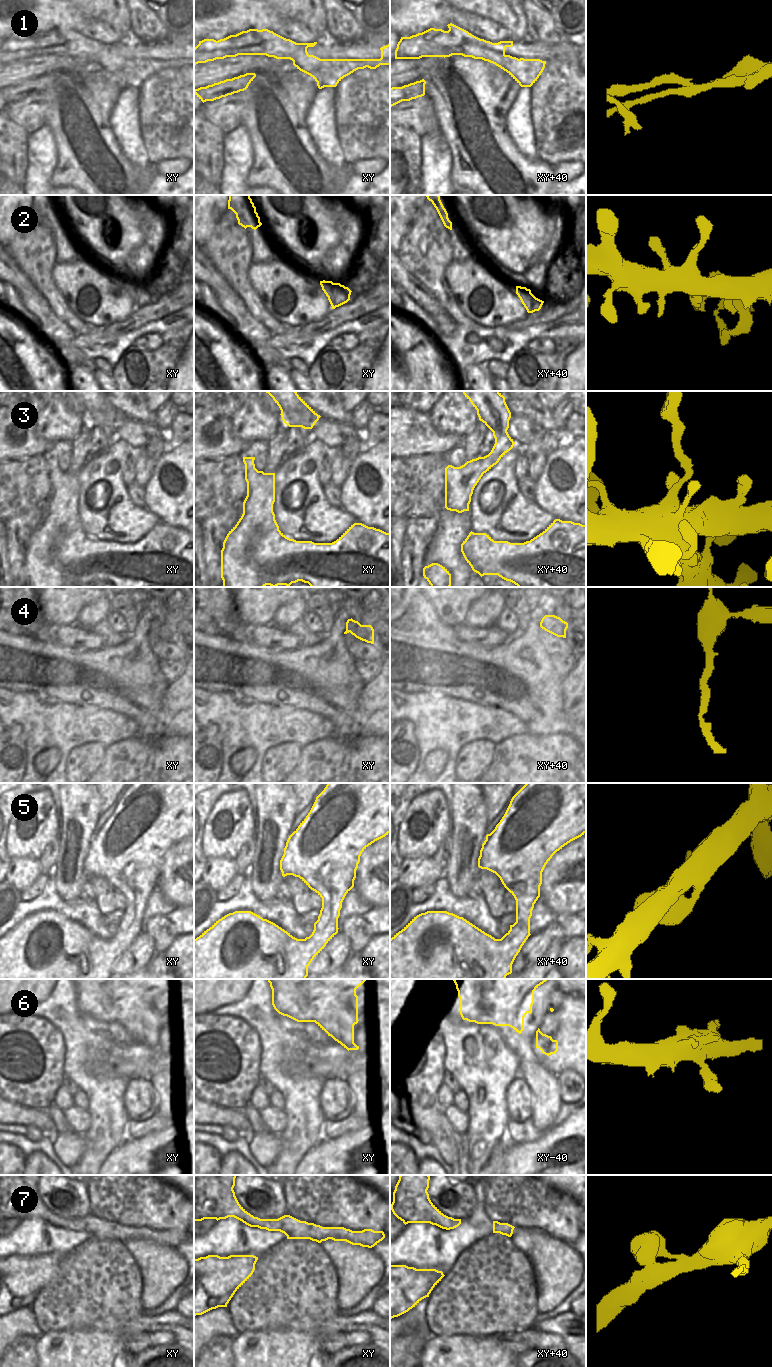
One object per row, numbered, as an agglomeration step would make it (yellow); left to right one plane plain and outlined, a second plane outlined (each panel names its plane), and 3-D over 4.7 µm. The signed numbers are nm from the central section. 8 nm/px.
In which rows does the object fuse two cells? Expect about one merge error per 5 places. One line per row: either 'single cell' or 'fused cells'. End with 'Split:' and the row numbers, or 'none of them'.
1: fused cells
2: fused cells
3: single cell
4: single cell
5: single cell
6: single cell
7: single cell
Split: 1, 2

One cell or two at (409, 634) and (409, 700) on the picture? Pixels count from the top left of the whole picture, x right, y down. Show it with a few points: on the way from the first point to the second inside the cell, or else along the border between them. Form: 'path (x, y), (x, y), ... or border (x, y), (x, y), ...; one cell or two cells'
border (400, 690), (405, 692), (433, 693); two cells

